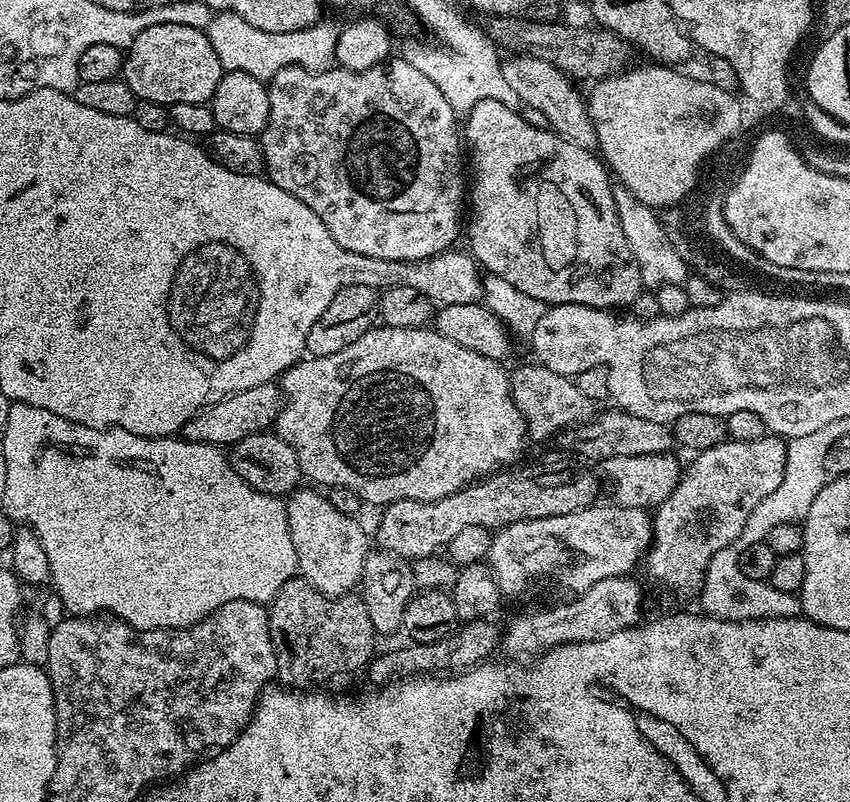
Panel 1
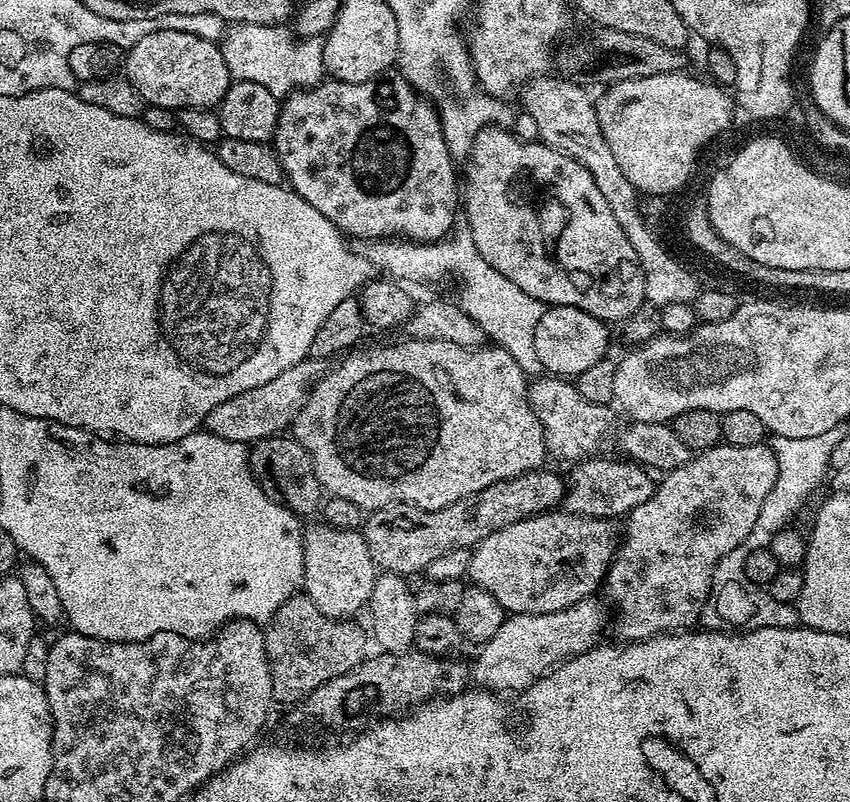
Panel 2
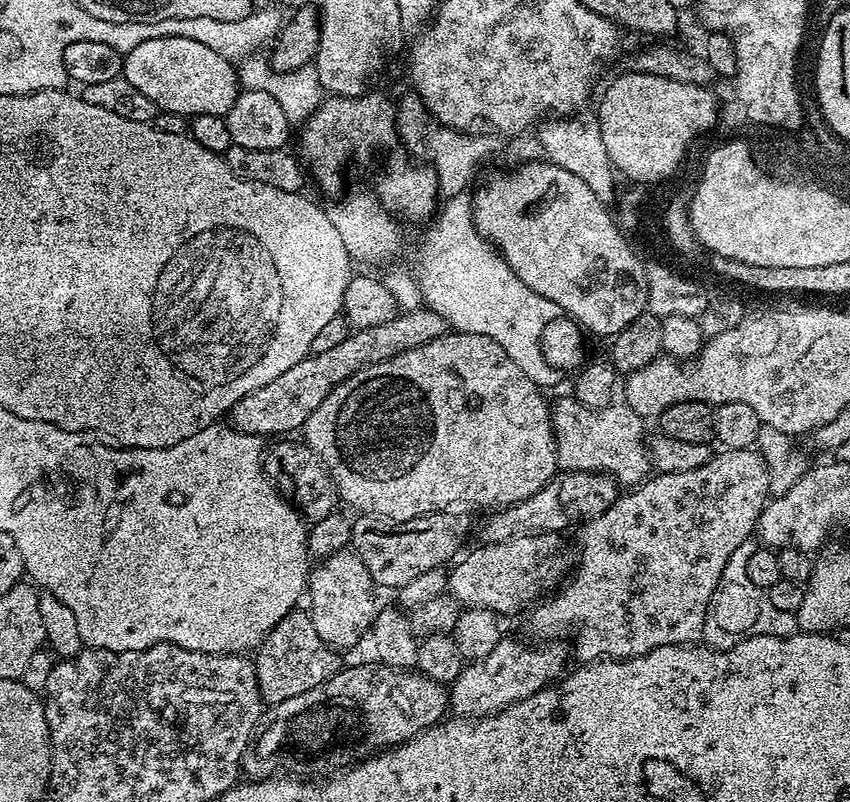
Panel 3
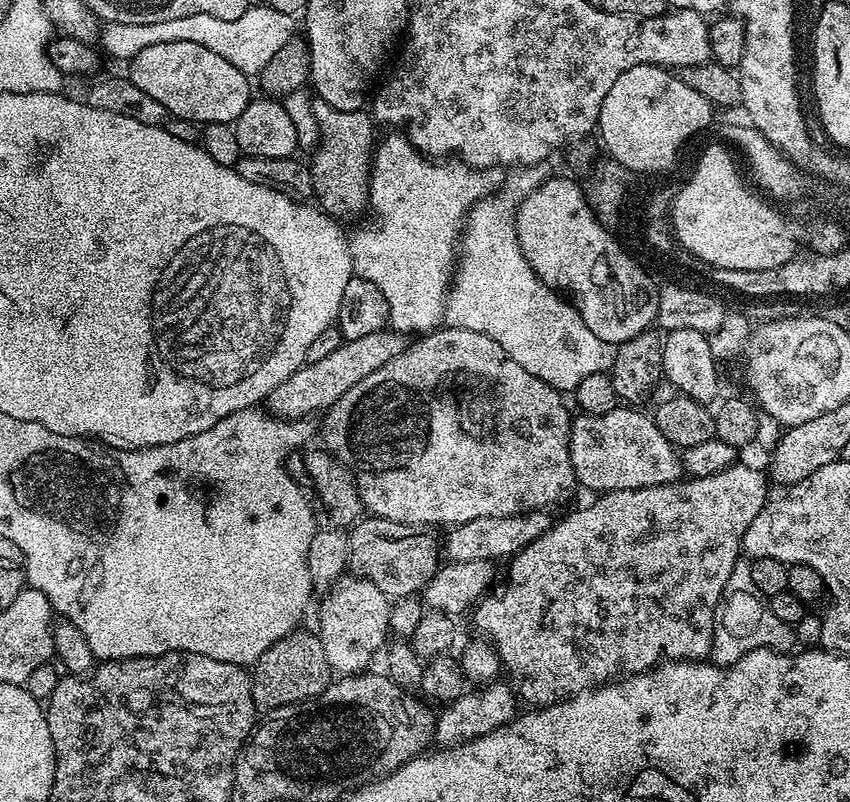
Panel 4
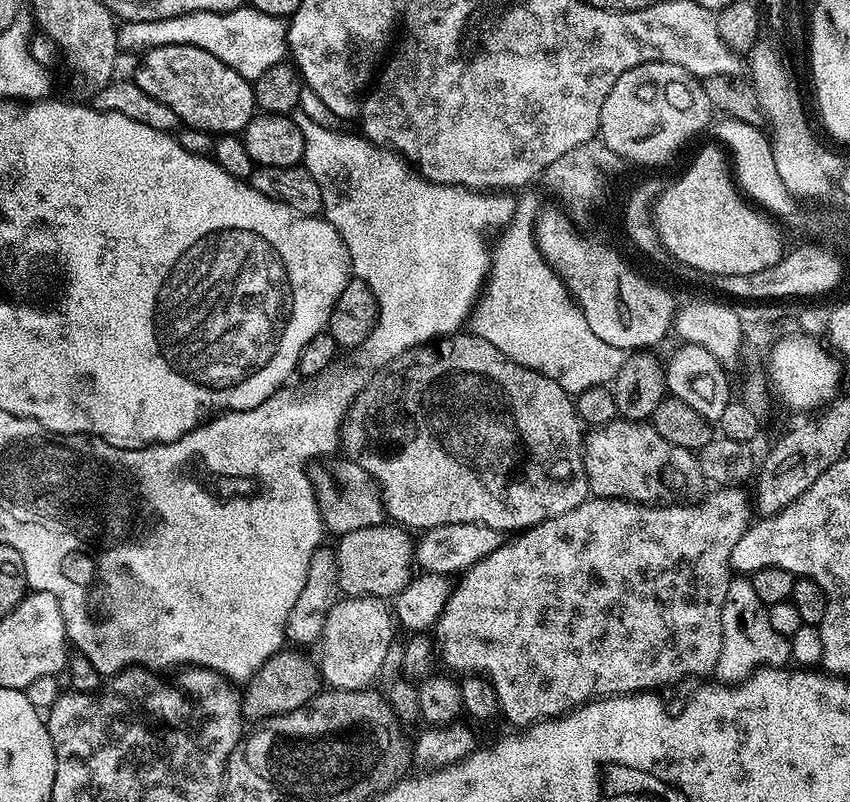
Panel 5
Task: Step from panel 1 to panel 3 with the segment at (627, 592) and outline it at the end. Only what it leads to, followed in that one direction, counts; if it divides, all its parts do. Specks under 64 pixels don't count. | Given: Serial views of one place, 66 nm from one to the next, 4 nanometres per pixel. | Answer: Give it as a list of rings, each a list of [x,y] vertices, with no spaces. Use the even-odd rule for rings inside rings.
[[[501,638],[486,658],[469,663],[451,684],[451,711],[460,718],[492,716],[519,700],[530,698],[535,692],[543,692],[565,675],[564,659],[570,656],[570,648],[560,643],[564,642],[540,642],[537,648],[531,648],[520,640]]]

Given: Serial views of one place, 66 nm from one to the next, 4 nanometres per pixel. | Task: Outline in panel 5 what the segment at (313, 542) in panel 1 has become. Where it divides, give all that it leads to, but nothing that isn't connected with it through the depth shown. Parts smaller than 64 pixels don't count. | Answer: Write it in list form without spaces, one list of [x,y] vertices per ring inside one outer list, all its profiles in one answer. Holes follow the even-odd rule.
[[[349,596],[336,601],[324,620],[324,657],[319,657],[318,667],[329,689],[358,690],[367,688],[380,672],[388,651],[392,648],[394,612],[378,596]]]

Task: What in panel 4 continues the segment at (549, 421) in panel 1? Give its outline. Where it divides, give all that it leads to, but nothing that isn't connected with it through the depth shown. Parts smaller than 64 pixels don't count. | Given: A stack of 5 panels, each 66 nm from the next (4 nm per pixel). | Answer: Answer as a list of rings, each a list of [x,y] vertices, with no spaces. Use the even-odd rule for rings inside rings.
[[[618,406],[610,410],[610,414],[590,416],[580,414],[572,421],[570,434],[570,462],[576,475],[577,485],[582,489],[589,488],[592,494],[603,494],[614,490],[638,490],[654,488],[663,484],[675,485],[682,476],[682,456],[673,448],[666,438],[662,438],[662,430],[658,430],[655,419],[648,416],[636,406]]]

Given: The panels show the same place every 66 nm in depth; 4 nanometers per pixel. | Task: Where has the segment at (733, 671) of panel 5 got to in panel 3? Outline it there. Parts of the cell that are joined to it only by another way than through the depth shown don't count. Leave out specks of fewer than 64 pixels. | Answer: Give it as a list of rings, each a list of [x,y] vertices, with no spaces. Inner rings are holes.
[[[752,538],[742,542],[742,546],[738,546],[738,550],[730,554],[726,562],[726,570],[722,570],[722,578],[716,587],[714,600],[717,605],[728,604],[728,608],[713,606],[708,609],[702,637],[703,643],[717,652],[726,654],[741,640],[749,640],[753,634],[761,630],[770,630],[771,635],[774,636],[794,636],[798,631],[795,612],[774,610],[767,595],[758,586],[754,586],[750,578],[746,578],[746,562],[750,554],[754,554],[757,546],[757,541]]]

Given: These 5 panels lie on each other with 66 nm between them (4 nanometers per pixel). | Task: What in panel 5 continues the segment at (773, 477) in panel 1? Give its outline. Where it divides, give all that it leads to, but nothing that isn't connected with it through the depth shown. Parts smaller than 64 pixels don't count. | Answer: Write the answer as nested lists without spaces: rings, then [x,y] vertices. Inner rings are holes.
[[[720,486],[712,490],[712,493],[709,491],[699,502],[661,502],[658,504],[637,504],[635,500],[611,500],[610,498],[598,496],[583,500],[581,504],[574,506],[574,510],[566,510],[566,514],[558,514],[558,518],[550,518],[546,522],[535,524],[533,528],[521,531],[518,535],[509,539],[512,540],[509,544],[508,541],[501,543],[500,548],[494,550],[494,554],[482,558],[482,562],[478,562],[463,575],[462,580],[464,582],[461,588],[459,585],[453,591],[451,599],[446,602],[444,613],[442,613],[440,619],[434,625],[435,633],[437,631],[440,634],[440,636],[438,635],[439,643],[441,645],[444,643],[452,651],[452,656],[456,659],[456,668],[460,671],[460,674],[485,674],[491,680],[496,691],[496,697],[500,703],[499,711],[502,713],[502,716],[504,712],[505,718],[510,723],[516,724],[512,726],[531,726],[537,724],[540,720],[550,720],[553,716],[563,716],[565,712],[570,712],[573,708],[578,708],[581,704],[588,703],[593,697],[603,698],[606,696],[622,696],[633,692],[660,690],[663,684],[676,684],[679,680],[686,679],[687,676],[700,676],[703,672],[708,672],[708,674],[715,673],[716,663],[722,654],[722,602],[726,602],[726,590],[734,578],[734,569],[732,567],[734,545],[738,542],[738,538],[742,538],[742,534],[747,530],[754,516],[753,509],[750,507],[749,493],[747,496],[743,492],[744,490],[740,486]]]

